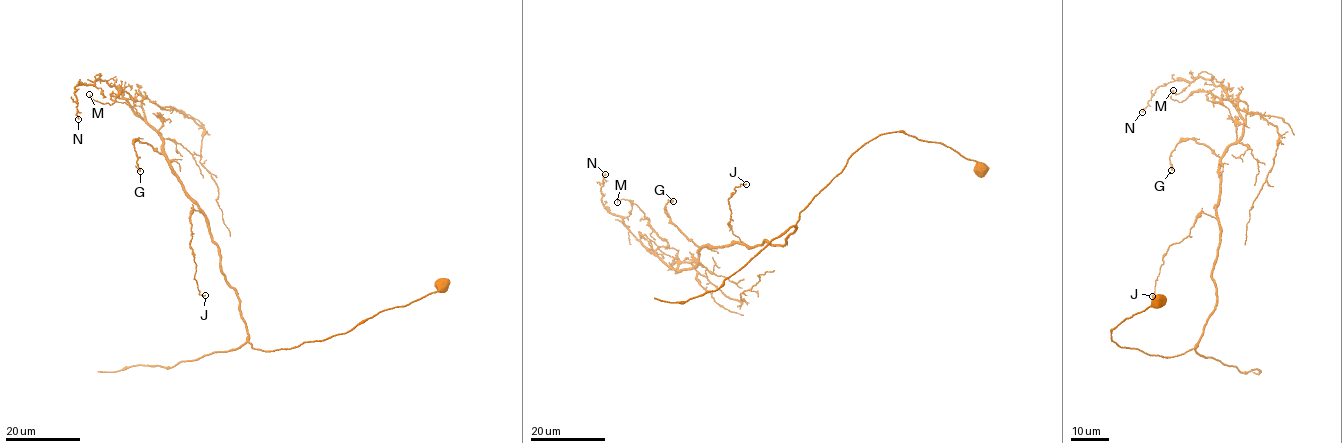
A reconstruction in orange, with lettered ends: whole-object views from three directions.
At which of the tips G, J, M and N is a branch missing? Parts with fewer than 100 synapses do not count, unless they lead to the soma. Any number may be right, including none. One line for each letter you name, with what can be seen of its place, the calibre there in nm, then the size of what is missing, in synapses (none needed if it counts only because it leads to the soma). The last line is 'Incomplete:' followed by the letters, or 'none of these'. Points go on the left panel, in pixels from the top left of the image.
Incomplete: none of these

